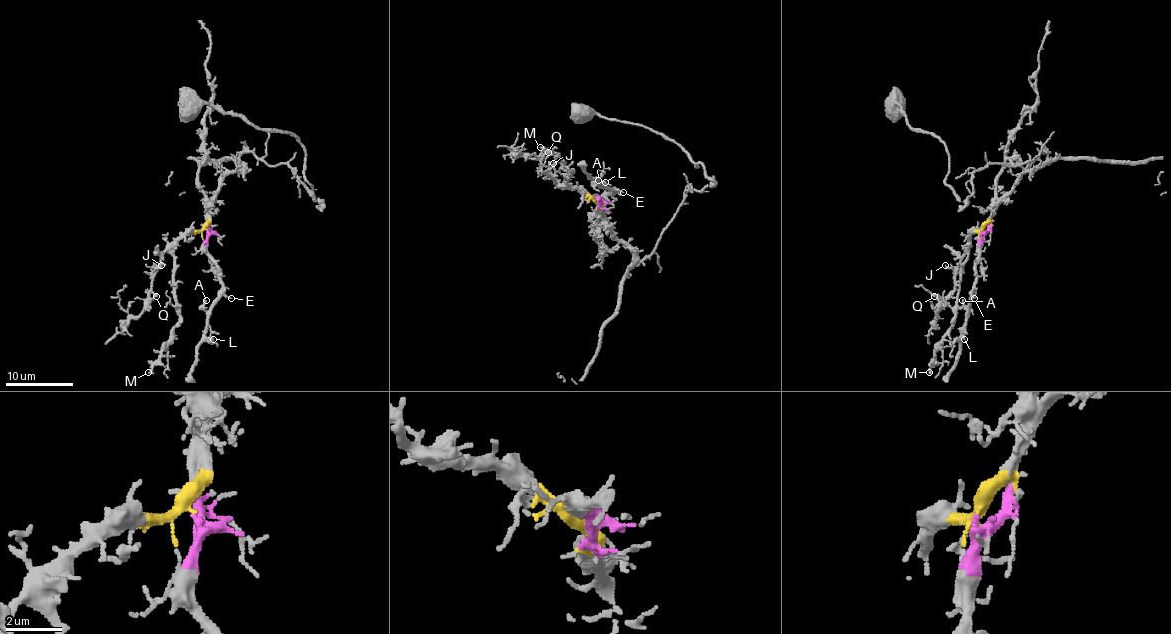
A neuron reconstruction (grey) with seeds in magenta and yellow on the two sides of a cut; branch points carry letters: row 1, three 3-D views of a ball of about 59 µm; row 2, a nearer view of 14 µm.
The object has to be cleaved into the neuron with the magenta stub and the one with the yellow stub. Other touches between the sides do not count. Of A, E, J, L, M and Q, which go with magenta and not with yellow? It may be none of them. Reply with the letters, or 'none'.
A, E, L

